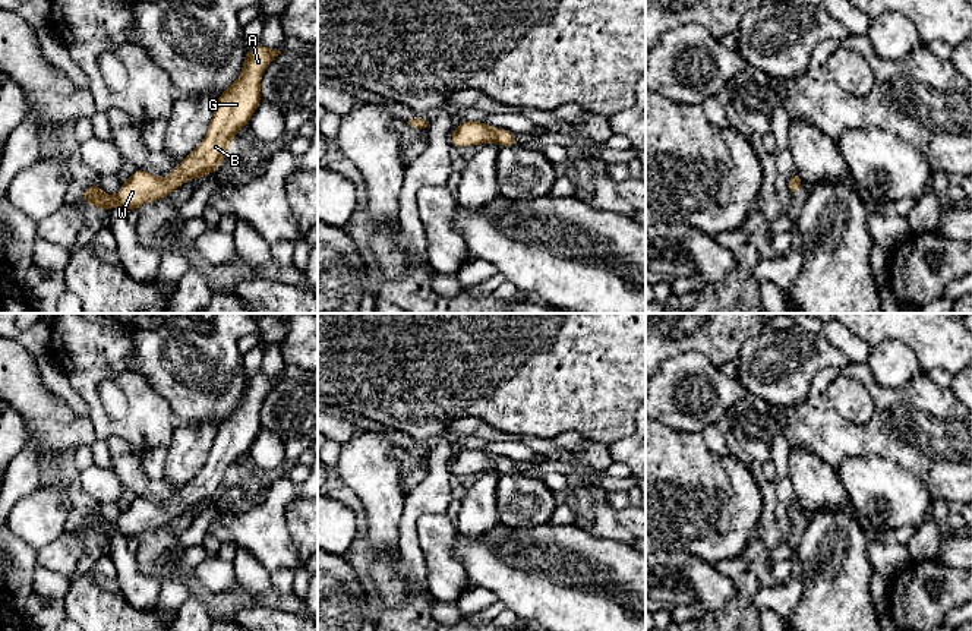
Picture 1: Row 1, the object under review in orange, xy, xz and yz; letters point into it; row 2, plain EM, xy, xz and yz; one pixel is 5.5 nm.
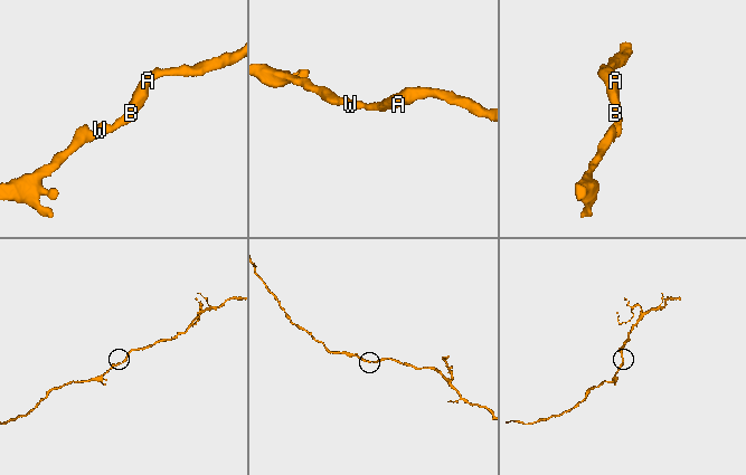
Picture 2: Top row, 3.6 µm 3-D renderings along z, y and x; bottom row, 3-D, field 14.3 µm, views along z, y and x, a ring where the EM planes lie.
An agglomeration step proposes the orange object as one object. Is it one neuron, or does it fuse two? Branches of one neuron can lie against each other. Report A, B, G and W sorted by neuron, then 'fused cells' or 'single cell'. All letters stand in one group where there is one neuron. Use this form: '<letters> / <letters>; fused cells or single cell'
A B G W; single cell

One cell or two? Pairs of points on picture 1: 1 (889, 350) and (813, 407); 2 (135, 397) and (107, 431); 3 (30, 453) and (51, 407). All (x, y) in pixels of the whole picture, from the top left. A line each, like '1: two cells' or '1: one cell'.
1: two cells
2: one cell
3: two cells

